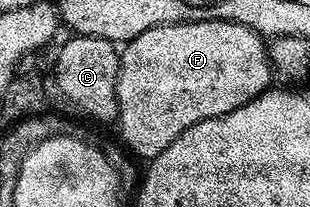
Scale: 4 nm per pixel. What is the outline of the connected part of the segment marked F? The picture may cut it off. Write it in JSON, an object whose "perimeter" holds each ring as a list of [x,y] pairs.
{"perimeter":[[[173,22],[170,26],[155,26],[133,38],[120,54],[116,81],[118,122],[120,118],[120,134],[125,144],[143,160],[155,160],[186,128],[202,120],[221,118],[266,93],[273,85],[274,71],[269,47],[264,42],[256,31],[237,22]]]}

